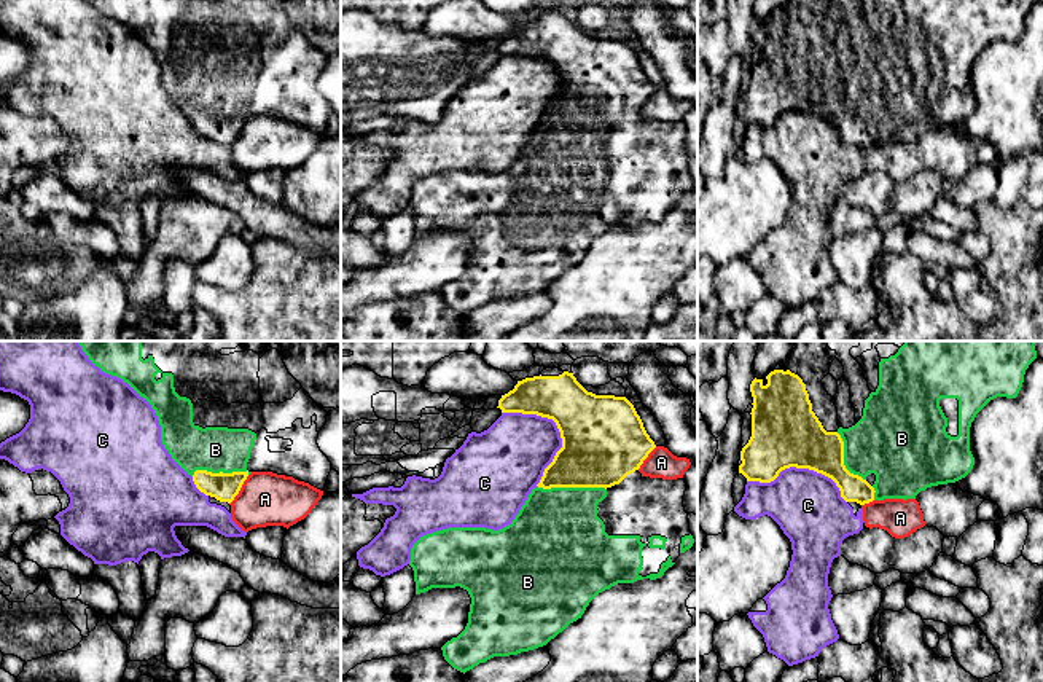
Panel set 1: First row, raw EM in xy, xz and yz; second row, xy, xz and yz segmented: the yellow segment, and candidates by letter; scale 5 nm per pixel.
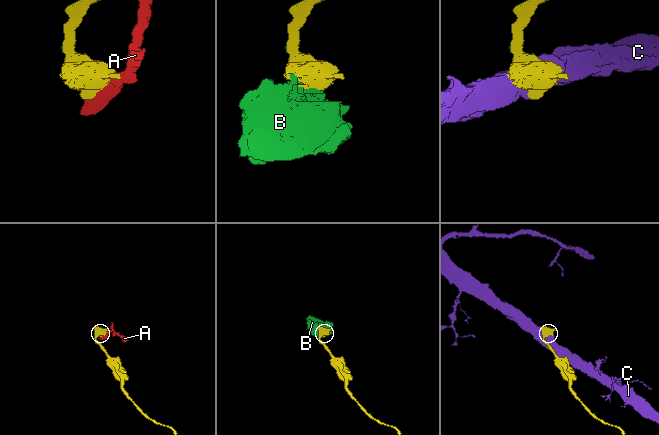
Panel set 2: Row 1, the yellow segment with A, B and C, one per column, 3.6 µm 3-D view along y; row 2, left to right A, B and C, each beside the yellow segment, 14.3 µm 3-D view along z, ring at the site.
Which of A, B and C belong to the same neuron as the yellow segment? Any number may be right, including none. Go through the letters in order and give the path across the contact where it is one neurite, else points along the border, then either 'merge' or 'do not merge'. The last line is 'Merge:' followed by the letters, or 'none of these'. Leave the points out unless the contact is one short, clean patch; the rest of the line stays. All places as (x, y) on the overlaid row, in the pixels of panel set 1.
A: do not merge
B: merge
C: do not merge
Merge: B

